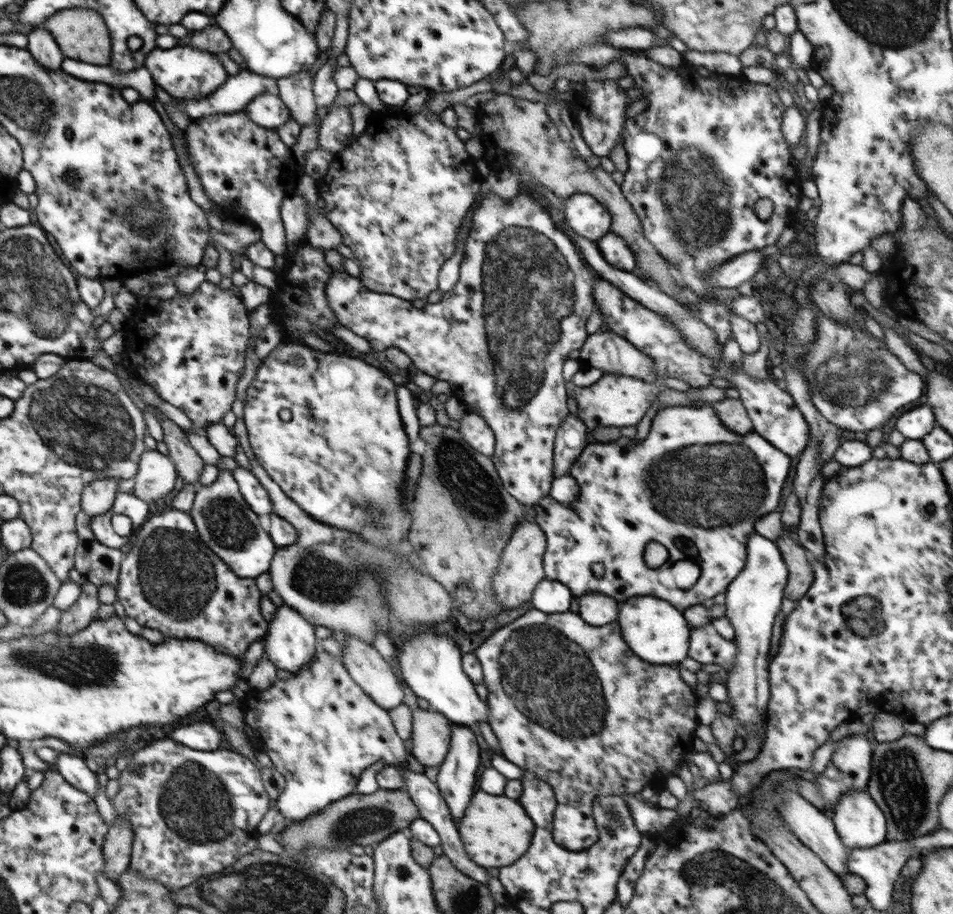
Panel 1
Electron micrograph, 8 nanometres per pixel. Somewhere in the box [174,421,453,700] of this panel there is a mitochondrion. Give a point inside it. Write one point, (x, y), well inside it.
(323, 579)

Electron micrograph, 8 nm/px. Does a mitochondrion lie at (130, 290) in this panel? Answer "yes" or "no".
no

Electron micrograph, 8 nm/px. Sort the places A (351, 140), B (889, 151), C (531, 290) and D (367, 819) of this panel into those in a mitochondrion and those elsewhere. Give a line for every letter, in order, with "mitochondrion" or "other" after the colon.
A: other
B: other
C: mitochondrion
D: mitochondrion

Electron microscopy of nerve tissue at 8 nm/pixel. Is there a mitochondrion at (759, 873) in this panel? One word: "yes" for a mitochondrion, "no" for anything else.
yes

